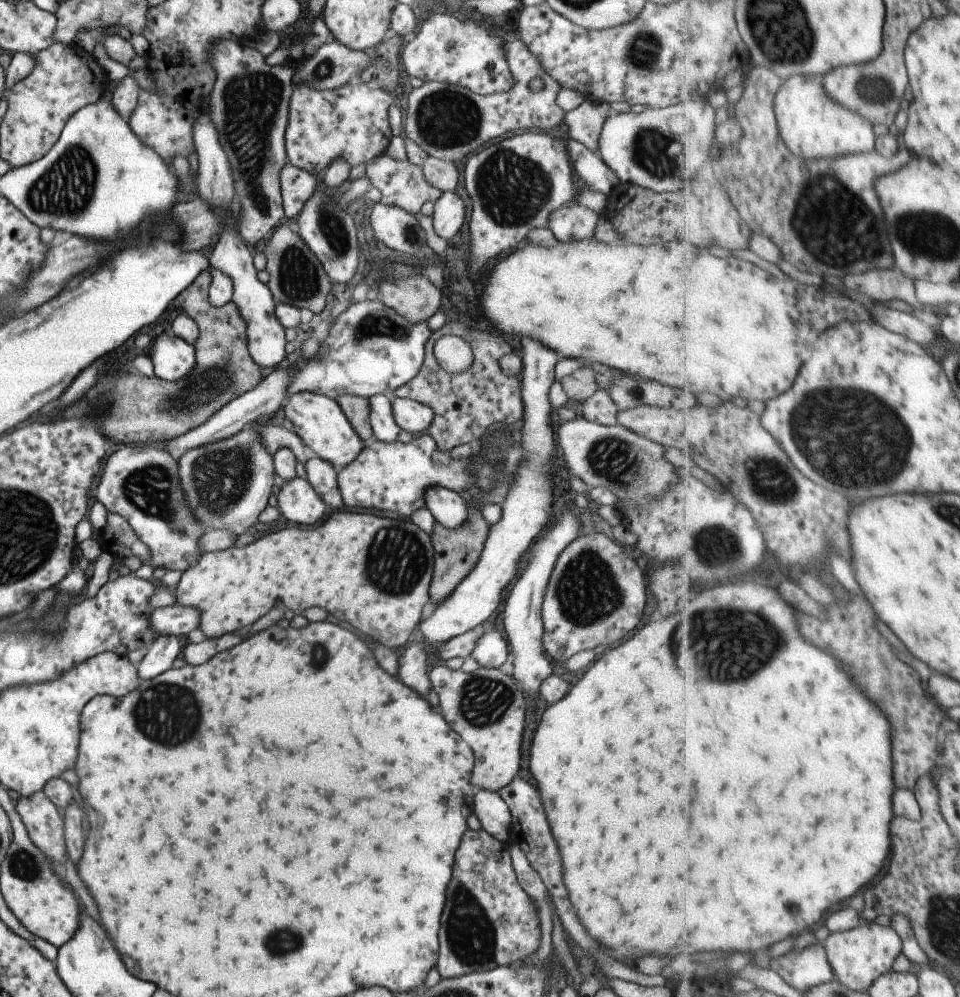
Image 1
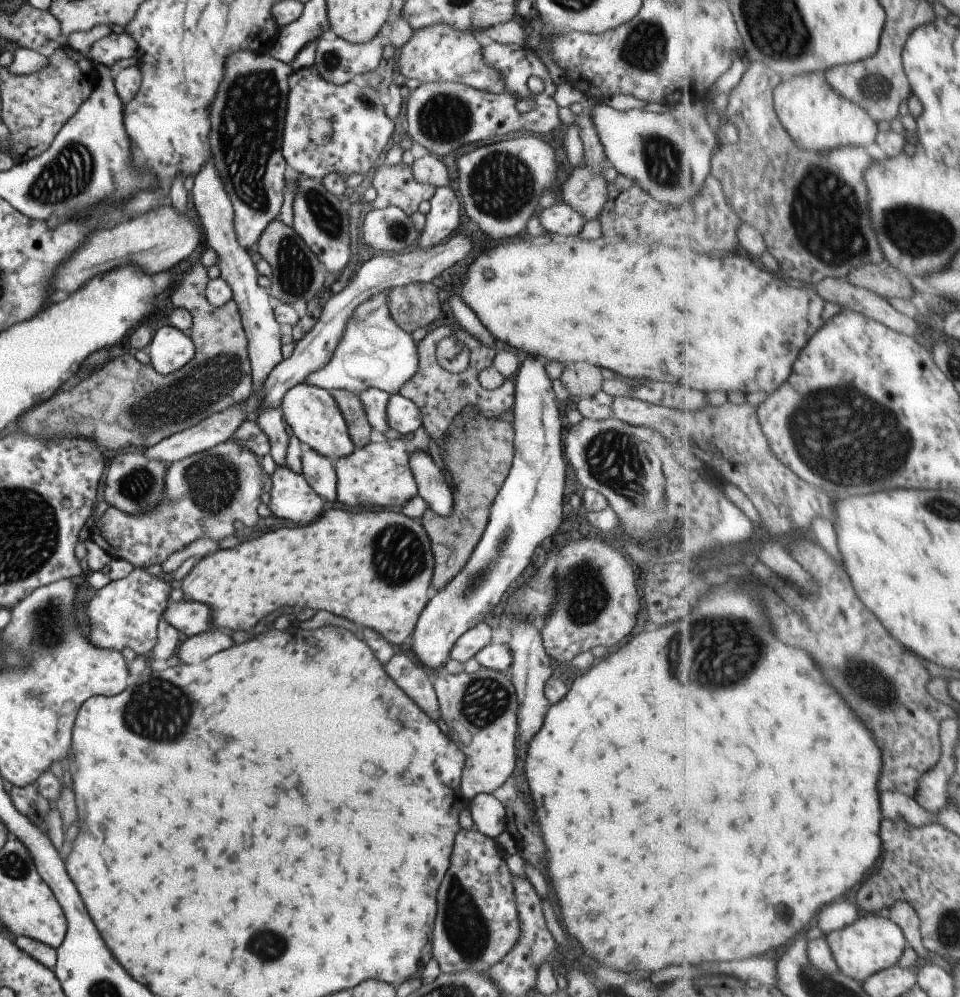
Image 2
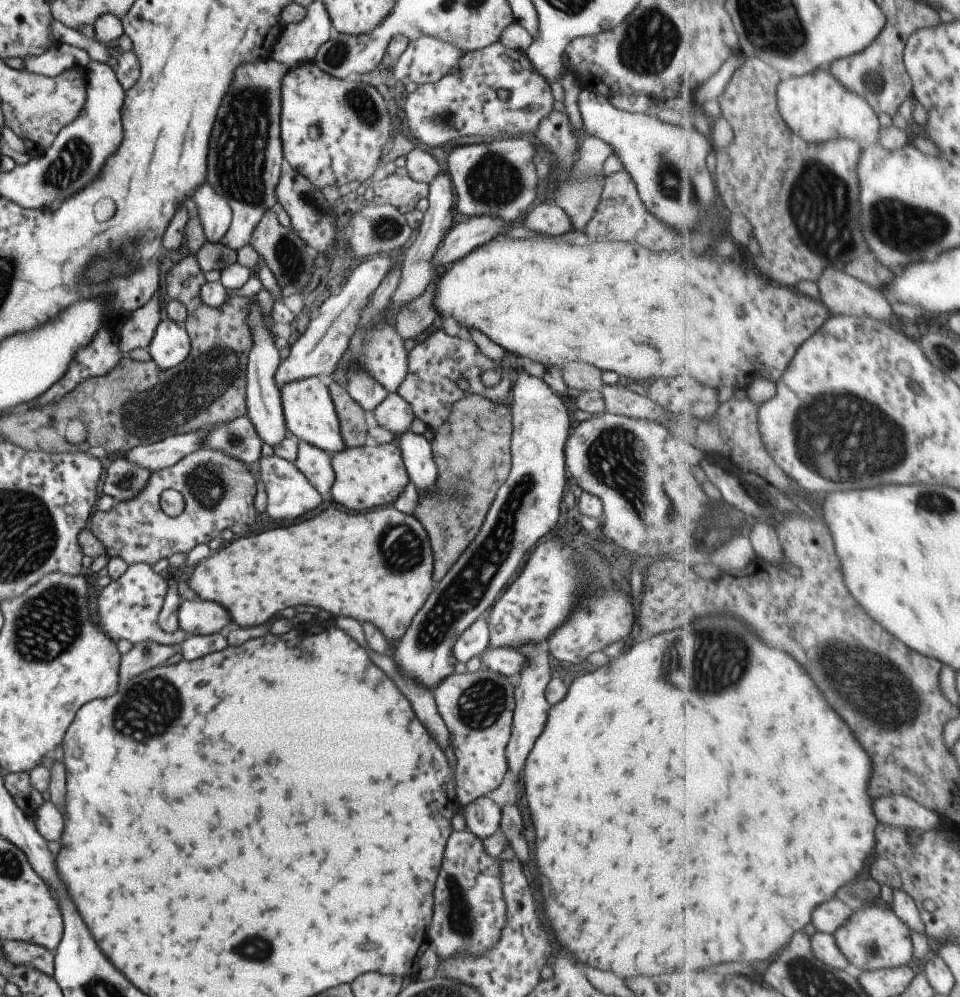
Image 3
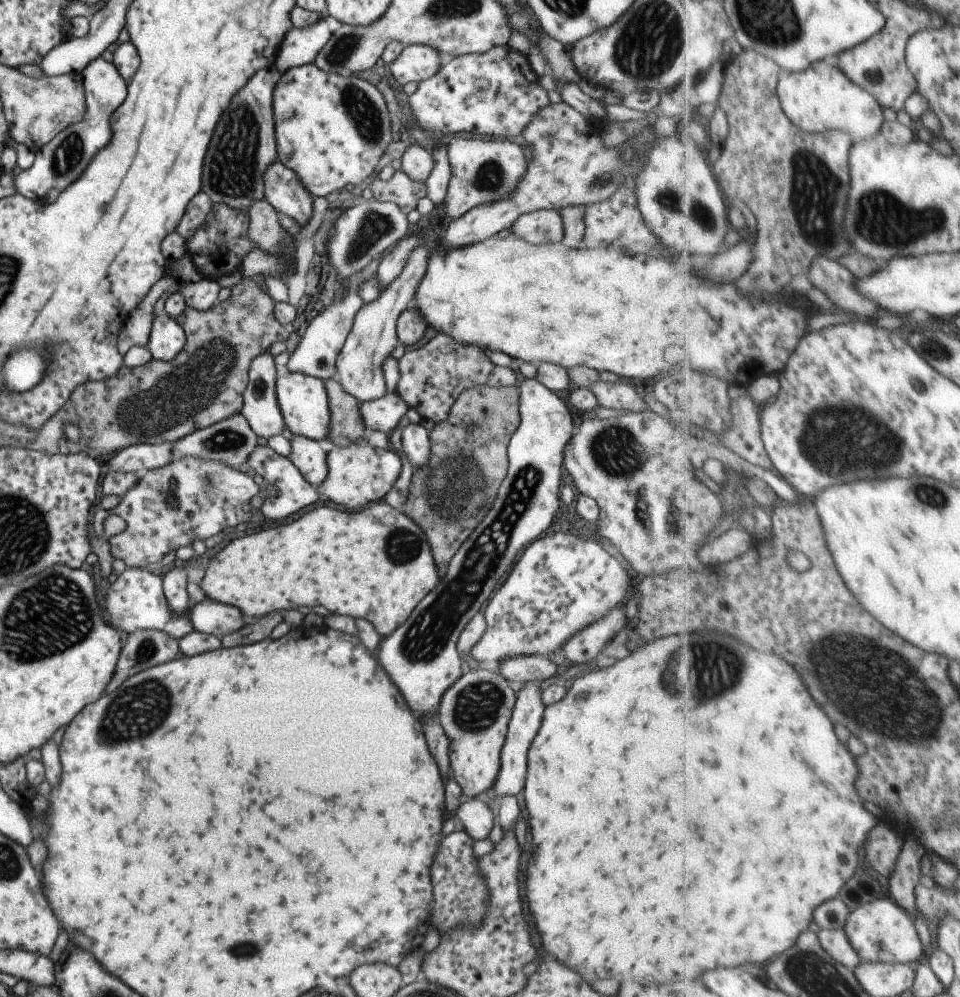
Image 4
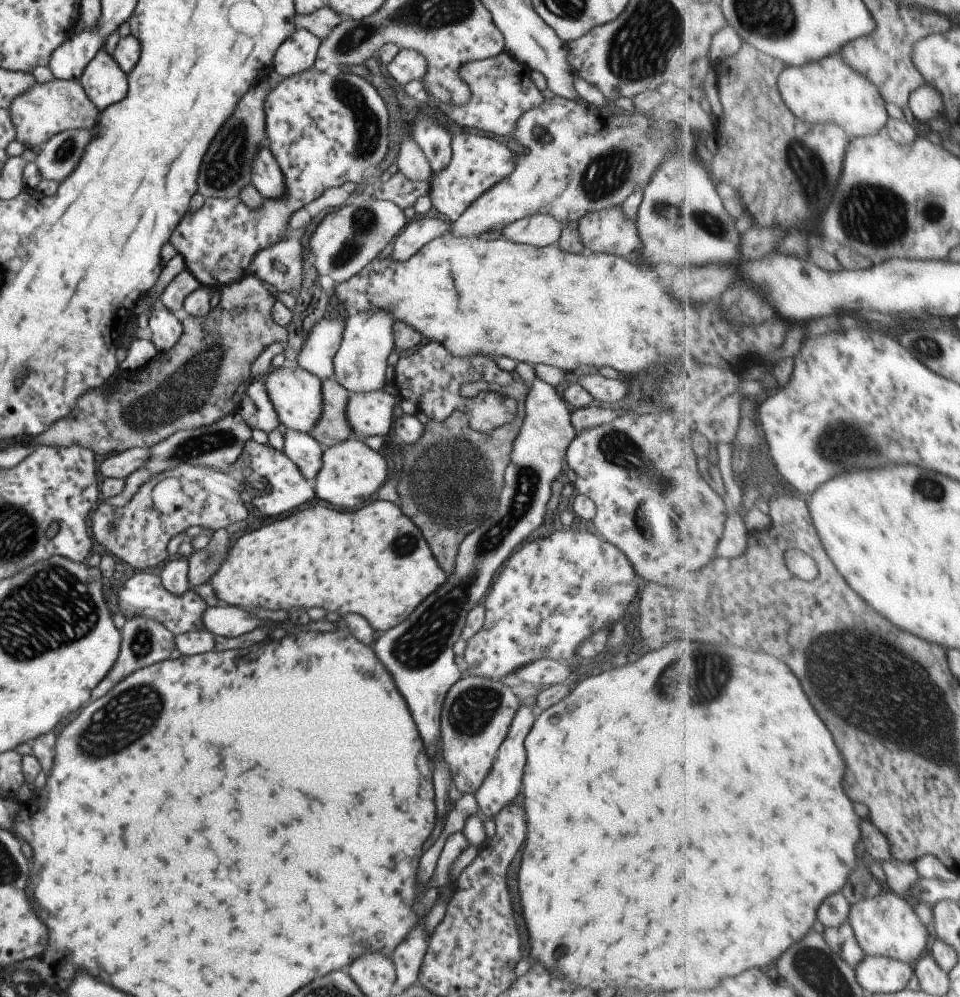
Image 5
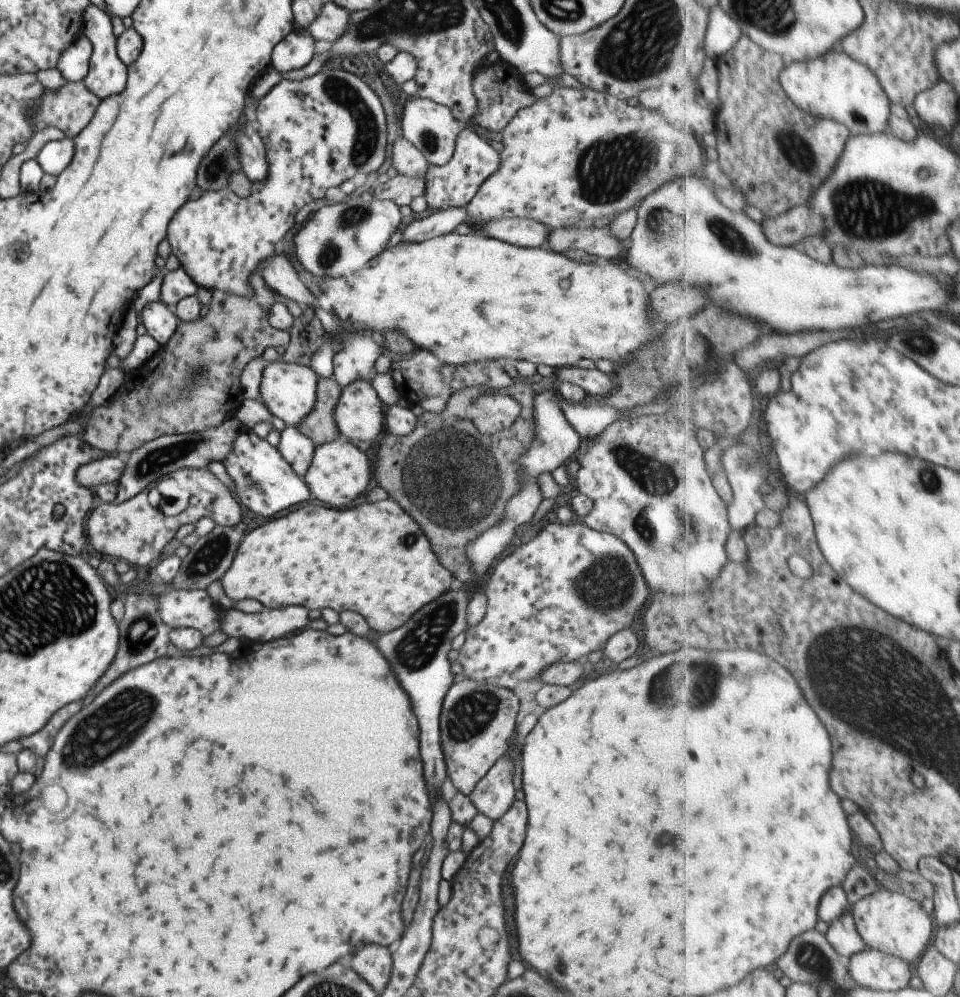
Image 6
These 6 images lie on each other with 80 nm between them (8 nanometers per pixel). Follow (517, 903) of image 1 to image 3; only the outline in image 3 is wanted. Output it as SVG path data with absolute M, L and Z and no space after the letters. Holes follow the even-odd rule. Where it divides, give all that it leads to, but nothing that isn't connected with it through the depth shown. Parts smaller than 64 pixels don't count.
M467 828L451 831L446 838L443 864L433 890L433 918L426 930L429 943L439 959L452 957L461 951L472 955L484 953L498 939L506 911L500 889L499 861L499 858L485 854L480 838Z

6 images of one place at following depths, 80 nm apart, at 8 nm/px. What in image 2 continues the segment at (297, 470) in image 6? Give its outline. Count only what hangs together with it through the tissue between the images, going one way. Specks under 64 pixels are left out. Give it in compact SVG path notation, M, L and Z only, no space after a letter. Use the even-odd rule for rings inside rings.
M307 450L300 454L301 474L309 486L327 502L334 502L336 474L333 460L317 454L314 450Z

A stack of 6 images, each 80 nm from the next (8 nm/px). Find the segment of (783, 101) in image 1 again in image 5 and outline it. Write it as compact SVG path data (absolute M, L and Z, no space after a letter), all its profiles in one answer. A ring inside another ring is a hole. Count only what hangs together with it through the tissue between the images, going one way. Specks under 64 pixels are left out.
M842 52L822 58L820 61L811 61L803 66L786 66L780 74L780 91L787 106L802 120L810 123L837 123L851 130L852 136L864 137L876 135L887 128L889 116L885 108L884 96L878 86L867 76L856 71L842 55Z

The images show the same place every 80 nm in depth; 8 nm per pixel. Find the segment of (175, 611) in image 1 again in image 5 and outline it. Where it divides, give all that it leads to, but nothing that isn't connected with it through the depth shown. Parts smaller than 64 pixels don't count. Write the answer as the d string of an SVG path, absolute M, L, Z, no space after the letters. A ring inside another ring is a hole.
M225 605L224 607L208 607L203 611L204 630L213 636L234 637L251 632L253 628L267 626L268 621L260 621L251 617L251 613L241 607Z

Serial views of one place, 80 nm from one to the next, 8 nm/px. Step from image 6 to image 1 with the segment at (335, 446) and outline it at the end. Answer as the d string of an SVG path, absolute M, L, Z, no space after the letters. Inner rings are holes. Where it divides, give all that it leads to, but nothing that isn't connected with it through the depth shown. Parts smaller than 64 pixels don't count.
M423 433L418 436L413 436L411 440L407 443L403 443L400 441L389 441L389 442L381 442L380 440L377 440L375 438L372 438L371 440L367 440L367 442L364 443L363 448L359 451L359 454L353 460L350 460L348 462L348 465L342 466L337 471L337 486L338 491L340 494L340 497L342 498L343 504L346 504L347 506L353 506L353 508L369 508L373 507L375 510L387 510L387 512L397 512L399 516L409 516L415 509L418 509L419 507L425 507L424 506L424 500L422 499L422 496L424 495L424 490L427 487L430 487L431 485L441 485L442 487L451 489L452 491L457 492L463 491L468 492L469 494L473 494L477 489L485 489L488 494L489 492L493 492L494 495L492 495L495 500L498 500L502 495L504 494L504 490L506 489L506 482L509 482L509 477L512 477L512 472L516 469L516 466L520 463L520 455L516 454L516 448L514 446L514 451L512 451L511 456L506 457L506 464L502 467L501 471L497 471L494 467L491 467L490 465L487 465L486 463L480 462L480 456L481 452L480 450L475 450L475 452L472 452L472 455L468 457L467 459L458 459L458 460L451 460L449 458L448 453L441 453L437 450L436 444L434 443L434 440L427 434Z

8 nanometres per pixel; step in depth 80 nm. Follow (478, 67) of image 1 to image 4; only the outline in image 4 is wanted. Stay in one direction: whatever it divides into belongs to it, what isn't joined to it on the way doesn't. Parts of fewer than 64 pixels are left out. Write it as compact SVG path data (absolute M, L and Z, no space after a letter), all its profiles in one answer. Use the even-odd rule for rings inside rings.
M404 45L389 63L389 72L399 84L431 78L441 66L441 55L427 45Z

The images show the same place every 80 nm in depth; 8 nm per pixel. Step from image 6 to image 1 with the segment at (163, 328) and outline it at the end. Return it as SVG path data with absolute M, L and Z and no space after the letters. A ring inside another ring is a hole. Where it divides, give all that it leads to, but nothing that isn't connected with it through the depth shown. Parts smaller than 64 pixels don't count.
M164 332L154 338L147 353L154 375L167 382L187 375L195 364L193 345Z

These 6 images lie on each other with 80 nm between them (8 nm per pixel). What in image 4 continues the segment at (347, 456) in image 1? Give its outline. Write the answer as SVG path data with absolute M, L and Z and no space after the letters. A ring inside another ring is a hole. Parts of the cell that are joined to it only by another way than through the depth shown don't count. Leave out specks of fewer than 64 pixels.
M287 371L287 374L275 379L276 403L278 404L284 427L293 435L303 436L323 443L328 439L329 409L324 381L320 378Z

